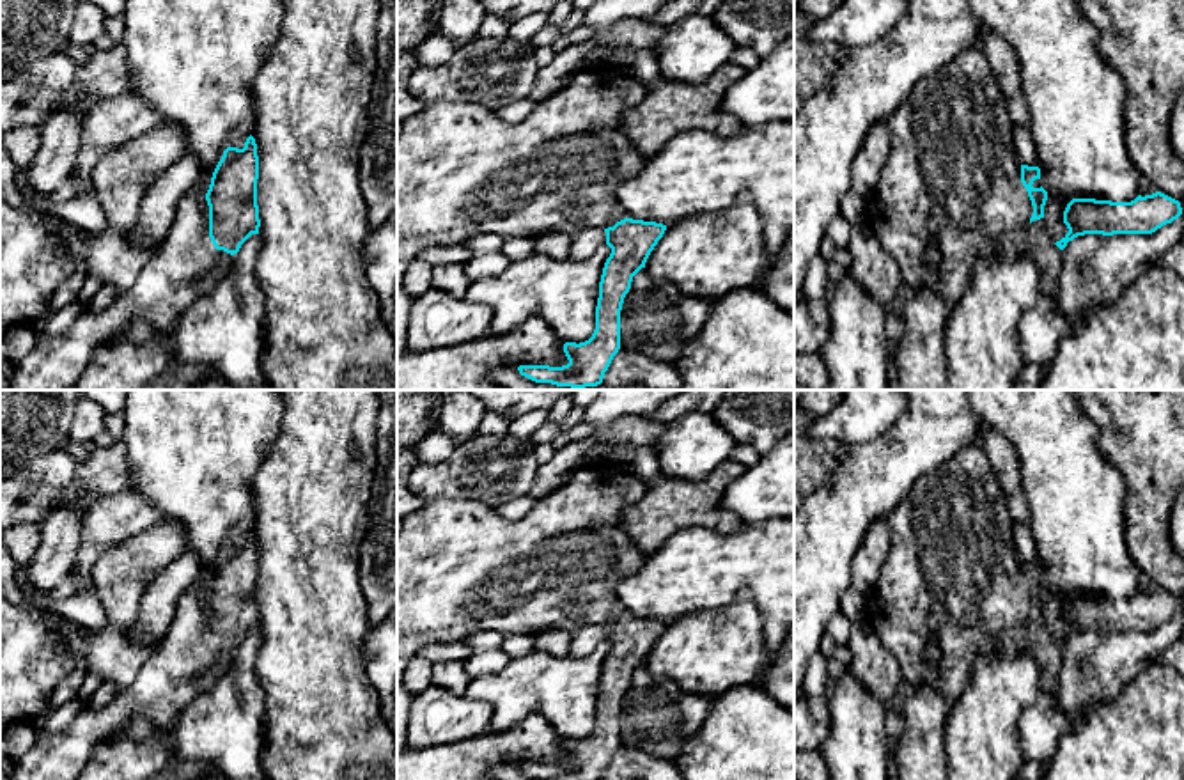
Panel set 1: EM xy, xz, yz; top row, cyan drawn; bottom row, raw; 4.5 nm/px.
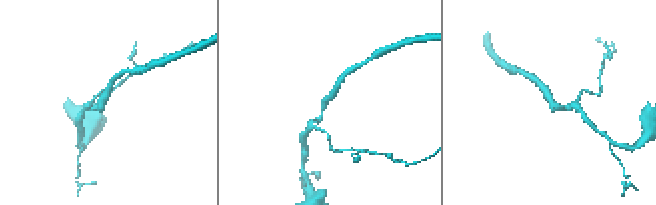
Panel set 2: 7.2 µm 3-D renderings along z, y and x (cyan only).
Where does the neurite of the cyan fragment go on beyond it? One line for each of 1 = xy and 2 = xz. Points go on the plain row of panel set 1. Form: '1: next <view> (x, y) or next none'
1: next xy (186, 662)
2: next none

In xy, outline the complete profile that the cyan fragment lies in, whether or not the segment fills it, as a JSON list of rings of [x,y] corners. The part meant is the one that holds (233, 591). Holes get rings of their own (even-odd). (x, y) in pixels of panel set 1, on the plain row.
[[[250,532],[243,546],[227,544],[218,558],[206,597],[209,615],[200,610],[200,589],[191,585],[177,603],[175,617],[156,647],[156,652],[140,668],[136,681],[126,693],[117,695],[101,709],[82,711],[62,732],[35,741],[32,748],[12,764],[11,780],[76,780],[89,762],[92,750],[122,734],[135,718],[170,727],[183,709],[200,693],[209,691],[229,668],[232,652],[252,633],[259,631],[257,603],[259,553],[255,535]]]

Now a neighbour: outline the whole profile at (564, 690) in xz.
[[[604,640],[587,656],[551,656],[534,651],[523,658],[510,659],[498,674],[487,674],[473,679],[464,695],[473,700],[487,702],[493,709],[489,730],[509,730],[528,714],[541,714],[565,739],[585,739],[596,727],[596,704],[599,695],[599,679],[611,645]]]

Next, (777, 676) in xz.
[[[794,626],[776,656],[764,661],[759,688],[794,714]]]

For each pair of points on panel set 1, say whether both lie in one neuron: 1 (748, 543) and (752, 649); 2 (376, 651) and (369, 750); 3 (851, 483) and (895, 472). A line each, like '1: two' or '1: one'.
1: two
2: two
3: one

